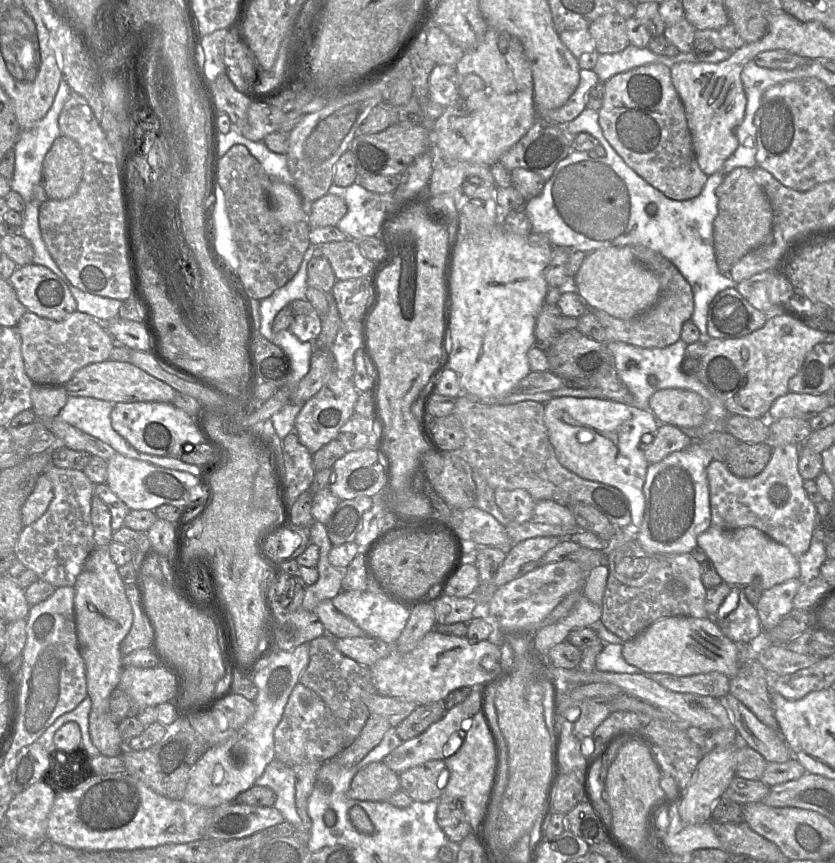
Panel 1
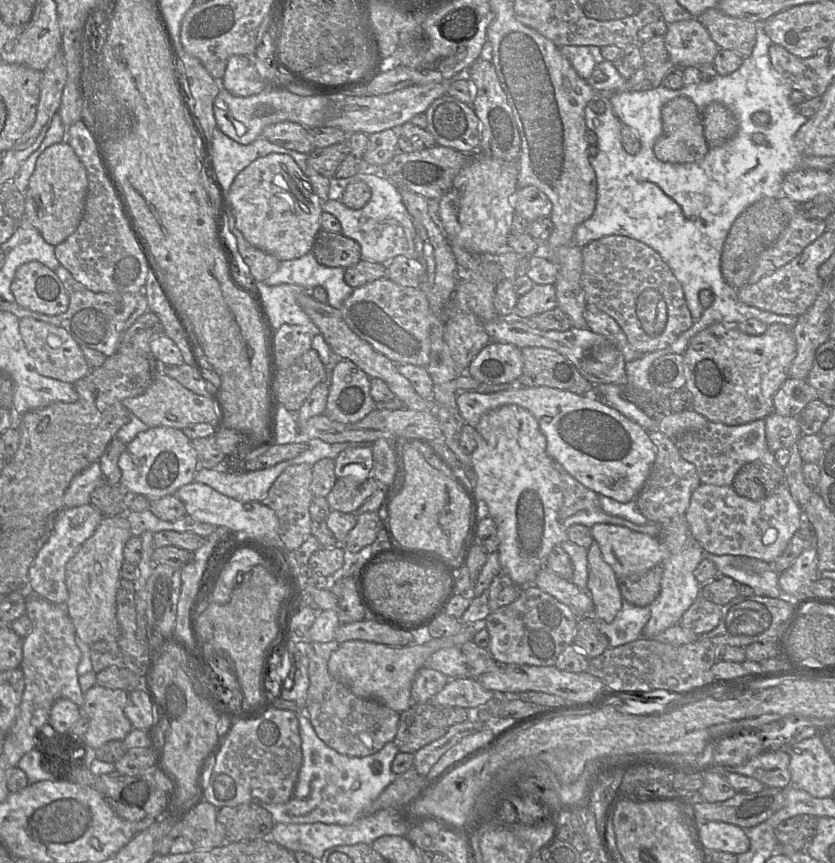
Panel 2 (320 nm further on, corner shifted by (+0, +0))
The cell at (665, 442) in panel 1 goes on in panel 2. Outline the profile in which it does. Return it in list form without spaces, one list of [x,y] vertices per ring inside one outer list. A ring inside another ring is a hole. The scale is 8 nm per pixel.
[[[659,430],[651,432],[650,438],[657,451],[656,459],[635,500],[647,520],[660,525],[671,518],[685,515],[692,493],[701,482],[696,467],[681,456],[673,439]]]

